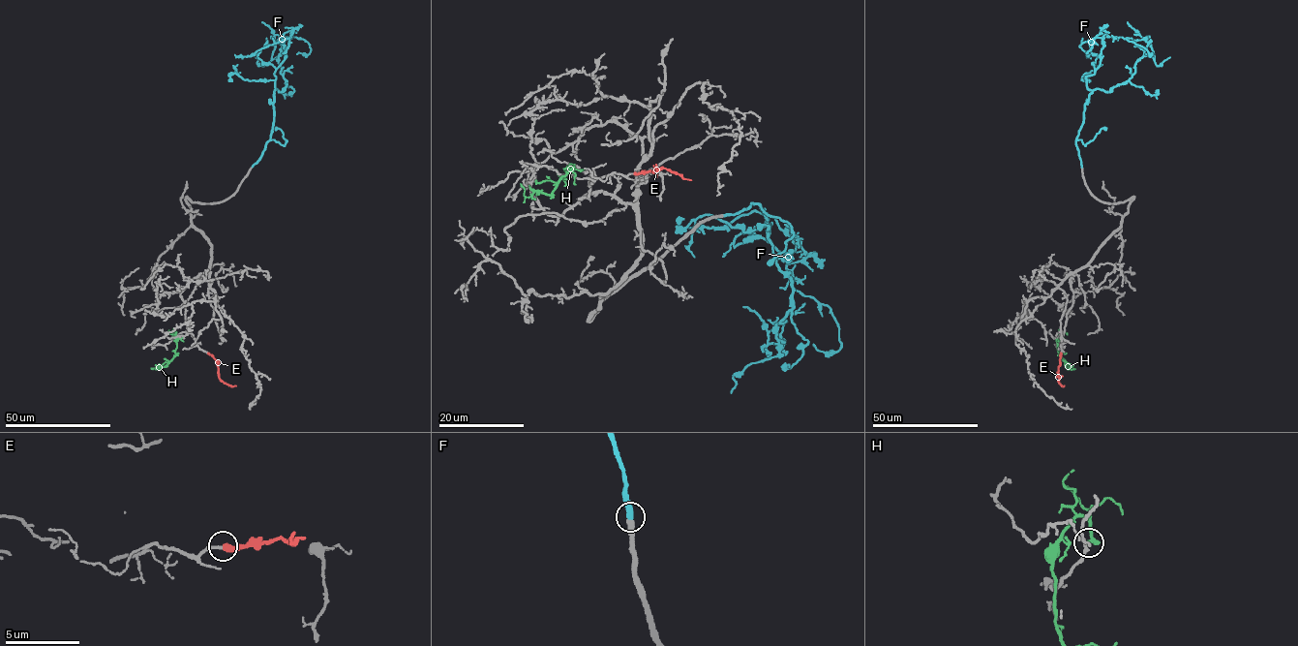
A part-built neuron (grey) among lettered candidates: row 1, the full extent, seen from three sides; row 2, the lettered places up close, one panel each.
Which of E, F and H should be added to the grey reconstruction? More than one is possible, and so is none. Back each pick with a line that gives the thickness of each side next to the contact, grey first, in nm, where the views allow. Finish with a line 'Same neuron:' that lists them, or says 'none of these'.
E: Thickness 200 nm (grey) against 440 nm
F: Thickness 280 nm (grey) against 320 nm
Same neuron: E, F

